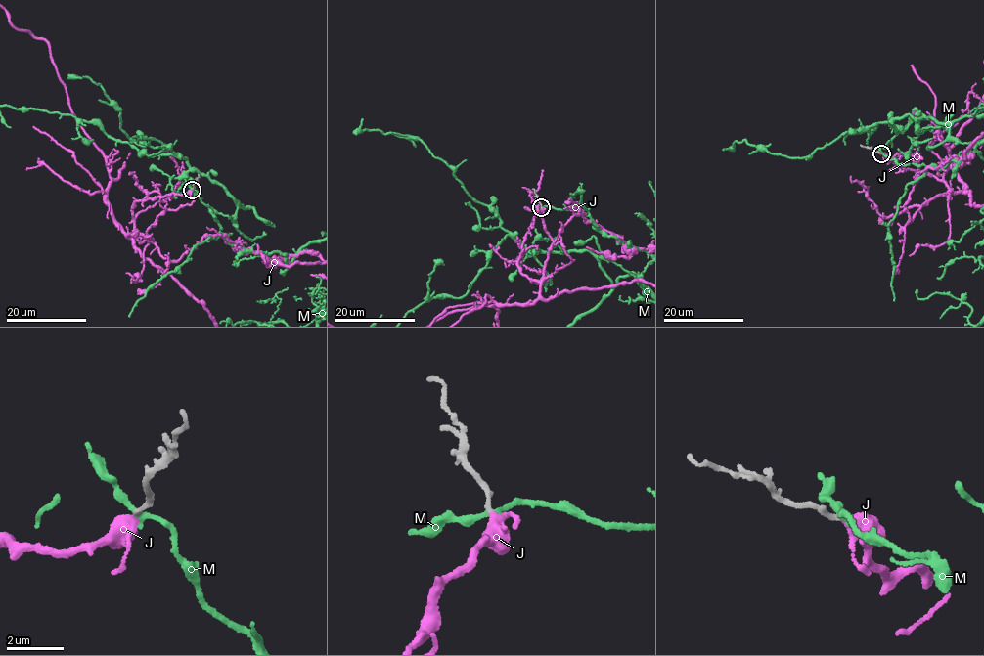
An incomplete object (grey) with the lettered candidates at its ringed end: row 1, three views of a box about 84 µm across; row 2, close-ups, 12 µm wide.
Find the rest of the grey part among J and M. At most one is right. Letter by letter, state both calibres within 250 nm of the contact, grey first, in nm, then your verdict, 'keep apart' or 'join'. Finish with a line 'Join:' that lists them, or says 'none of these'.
J: 180 nm thick on the grey side, 360 nm on the other; join
M: 180 nm thick on the grey side, 220 nm on the other; keep apart
Join: J

